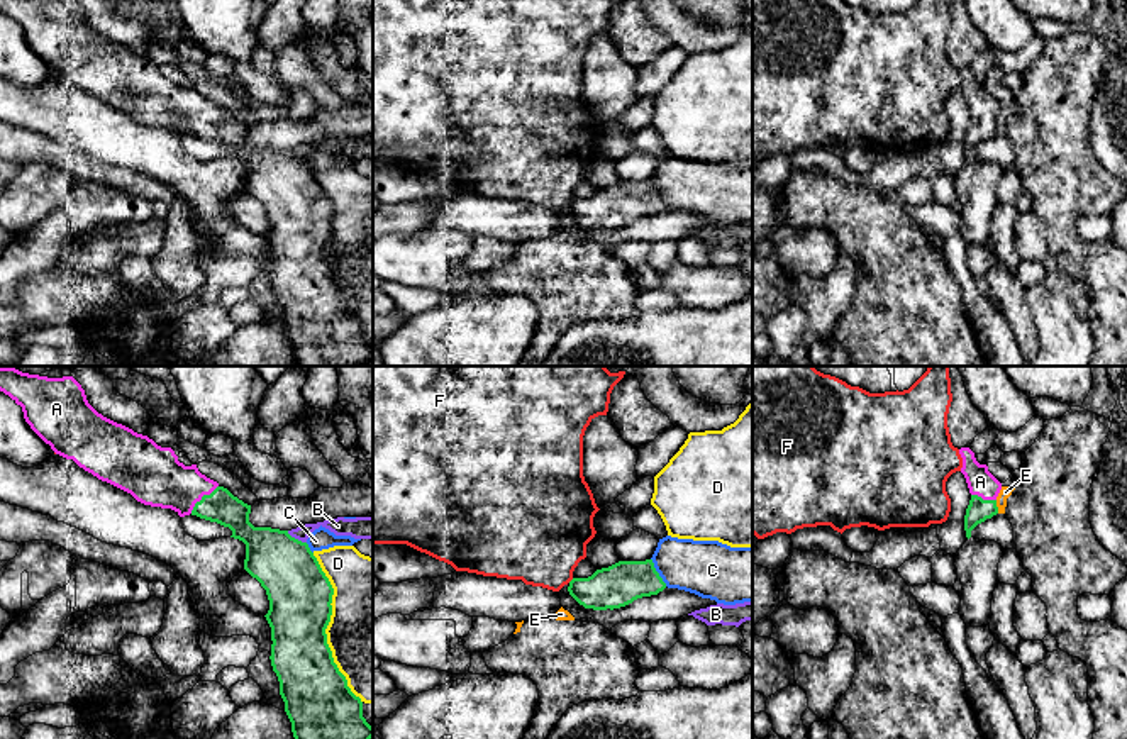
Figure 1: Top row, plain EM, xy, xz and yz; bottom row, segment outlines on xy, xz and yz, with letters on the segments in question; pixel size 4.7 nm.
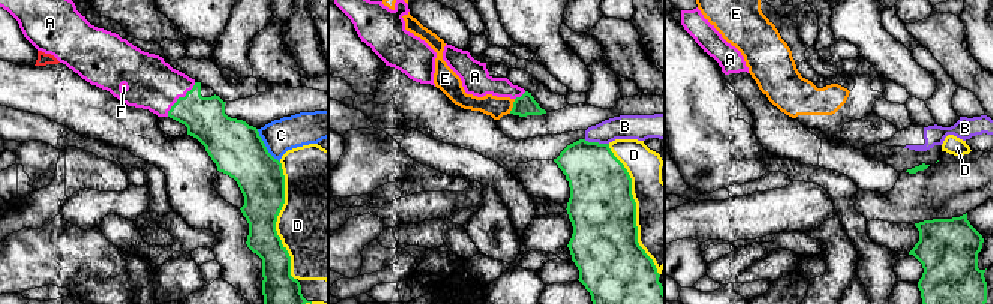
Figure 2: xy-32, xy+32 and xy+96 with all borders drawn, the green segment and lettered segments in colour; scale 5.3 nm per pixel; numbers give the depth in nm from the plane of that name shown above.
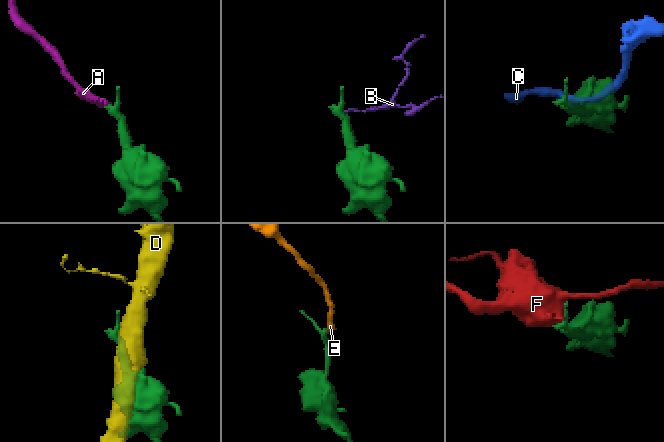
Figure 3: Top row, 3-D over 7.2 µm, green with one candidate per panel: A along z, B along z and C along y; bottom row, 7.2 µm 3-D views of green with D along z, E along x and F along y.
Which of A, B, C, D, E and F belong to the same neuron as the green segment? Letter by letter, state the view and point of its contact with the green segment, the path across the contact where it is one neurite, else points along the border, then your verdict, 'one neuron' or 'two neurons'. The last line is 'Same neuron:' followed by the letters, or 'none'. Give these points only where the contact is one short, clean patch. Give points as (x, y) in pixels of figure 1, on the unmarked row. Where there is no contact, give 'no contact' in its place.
A: contact xy (202, 117); way xy (221, 126), (202, 117), (155, 97); one neuron
B: contact xy (297, 160); border xy (287, 151), (305, 163); two neurons
C: contact xz (656, 192); two neurons
D: contact xy (326, 248); two neurons
E: contact yz (997, 127); border yz (995, 121), (999, 133); two neurons
F: contact xz (571, 200); two neurons
Same neuron: A

